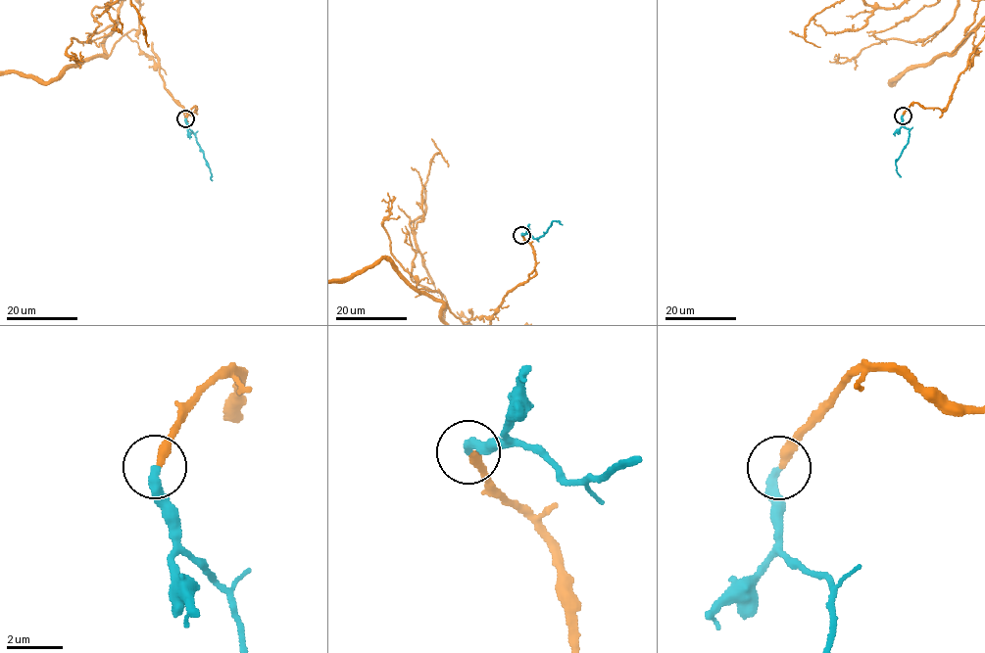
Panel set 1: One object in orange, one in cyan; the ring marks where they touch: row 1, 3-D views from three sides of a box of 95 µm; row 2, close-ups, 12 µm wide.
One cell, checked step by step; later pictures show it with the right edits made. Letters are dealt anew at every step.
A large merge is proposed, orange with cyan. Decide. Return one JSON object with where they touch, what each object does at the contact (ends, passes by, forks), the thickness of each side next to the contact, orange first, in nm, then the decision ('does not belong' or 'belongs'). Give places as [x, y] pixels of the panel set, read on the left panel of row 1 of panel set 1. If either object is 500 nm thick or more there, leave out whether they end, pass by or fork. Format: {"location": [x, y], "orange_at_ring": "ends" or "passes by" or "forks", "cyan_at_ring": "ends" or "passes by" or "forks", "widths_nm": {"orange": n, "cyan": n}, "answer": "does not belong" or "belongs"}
{"location": [185, 118], "orange_at_ring": "ends", "cyan_at_ring": "ends", "widths_nm": {"orange": 320, "cyan": 320}, "answer": "belongs"}

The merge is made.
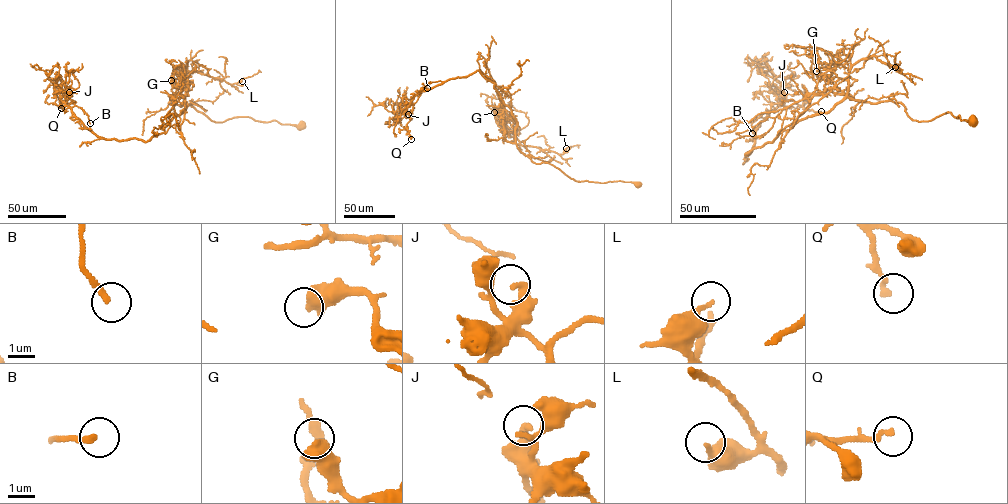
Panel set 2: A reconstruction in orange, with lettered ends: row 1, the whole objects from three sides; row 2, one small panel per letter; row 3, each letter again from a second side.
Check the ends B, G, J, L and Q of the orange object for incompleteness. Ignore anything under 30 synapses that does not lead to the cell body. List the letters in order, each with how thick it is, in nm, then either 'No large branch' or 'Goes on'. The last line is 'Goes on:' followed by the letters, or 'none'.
B: Thickness 220 nm. No large branch
G: Thickness 650 nm. No large branch
J: Thickness 360 nm. No large branch
L: Thickness 130 nm. No large branch
Q: Thickness 200 nm. No large branch
Goes on: none

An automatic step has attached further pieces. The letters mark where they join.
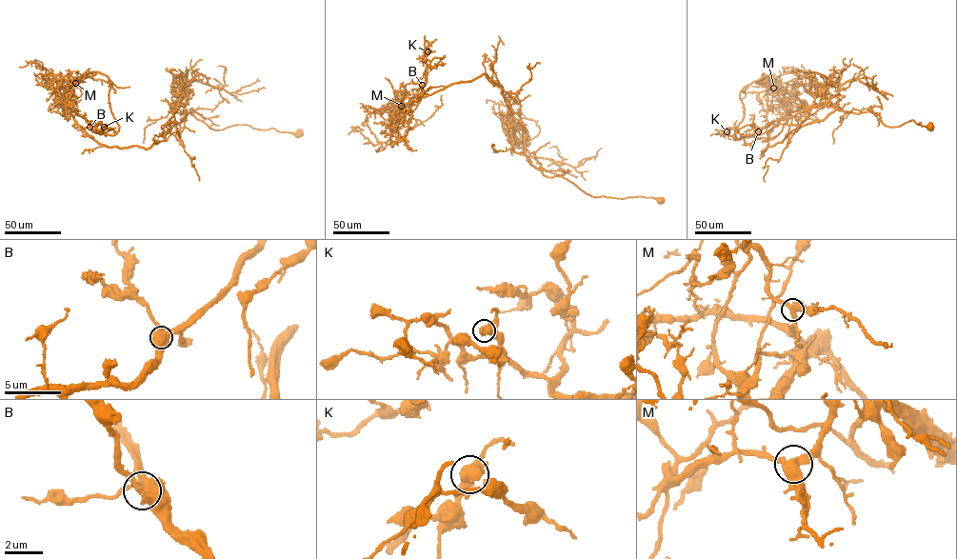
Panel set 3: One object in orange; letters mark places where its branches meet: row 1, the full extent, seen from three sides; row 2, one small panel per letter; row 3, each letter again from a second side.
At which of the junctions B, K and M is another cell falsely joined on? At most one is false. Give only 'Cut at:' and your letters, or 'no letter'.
Cut at: M

